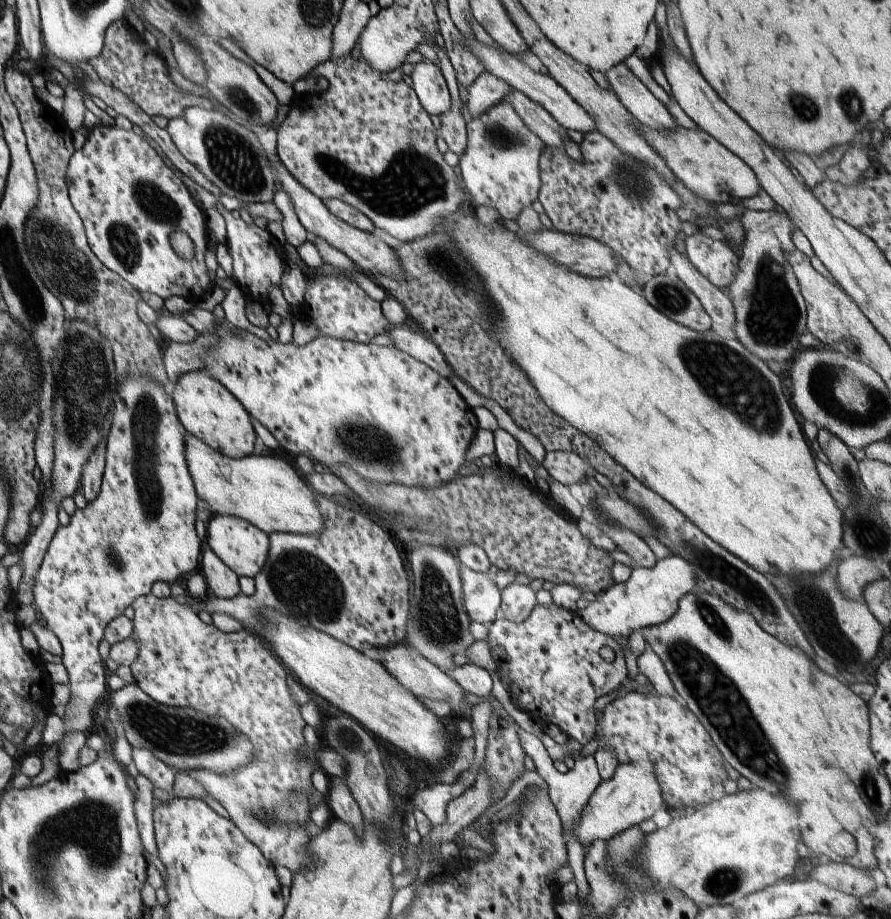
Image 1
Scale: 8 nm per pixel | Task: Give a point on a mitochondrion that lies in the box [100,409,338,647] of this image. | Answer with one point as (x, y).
(115, 563)

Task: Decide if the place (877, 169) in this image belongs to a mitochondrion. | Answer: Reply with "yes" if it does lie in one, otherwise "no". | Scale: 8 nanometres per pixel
no

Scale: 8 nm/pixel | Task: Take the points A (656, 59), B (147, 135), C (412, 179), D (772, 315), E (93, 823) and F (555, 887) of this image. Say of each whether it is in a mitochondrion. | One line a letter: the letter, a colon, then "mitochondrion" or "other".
A: other
B: other
C: mitochondrion
D: mitochondrion
E: mitochondrion
F: other

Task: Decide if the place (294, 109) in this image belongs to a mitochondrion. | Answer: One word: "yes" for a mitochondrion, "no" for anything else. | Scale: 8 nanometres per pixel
no

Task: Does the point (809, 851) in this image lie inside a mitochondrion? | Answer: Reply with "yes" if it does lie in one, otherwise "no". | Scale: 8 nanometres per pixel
no

